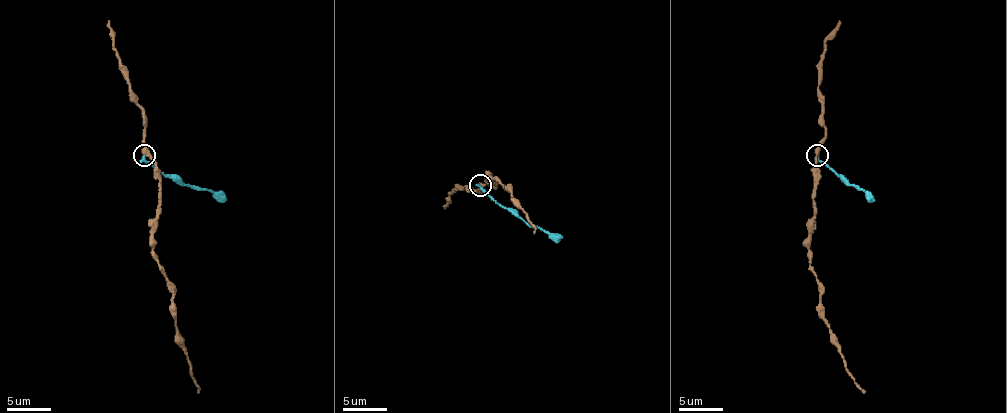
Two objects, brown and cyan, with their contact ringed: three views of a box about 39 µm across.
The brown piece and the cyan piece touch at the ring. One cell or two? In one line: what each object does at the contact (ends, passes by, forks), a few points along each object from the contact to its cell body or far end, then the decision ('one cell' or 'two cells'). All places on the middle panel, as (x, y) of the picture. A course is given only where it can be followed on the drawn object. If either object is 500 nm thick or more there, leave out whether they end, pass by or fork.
brown passes by; cyan ends; course brown (481, 185), (496, 183), (492, 183), (489, 176), (509, 189), (511, 198), (535, 228), (533, 233); course cyan (481, 185), (500, 204), (533, 226), (561, 237); two cells

